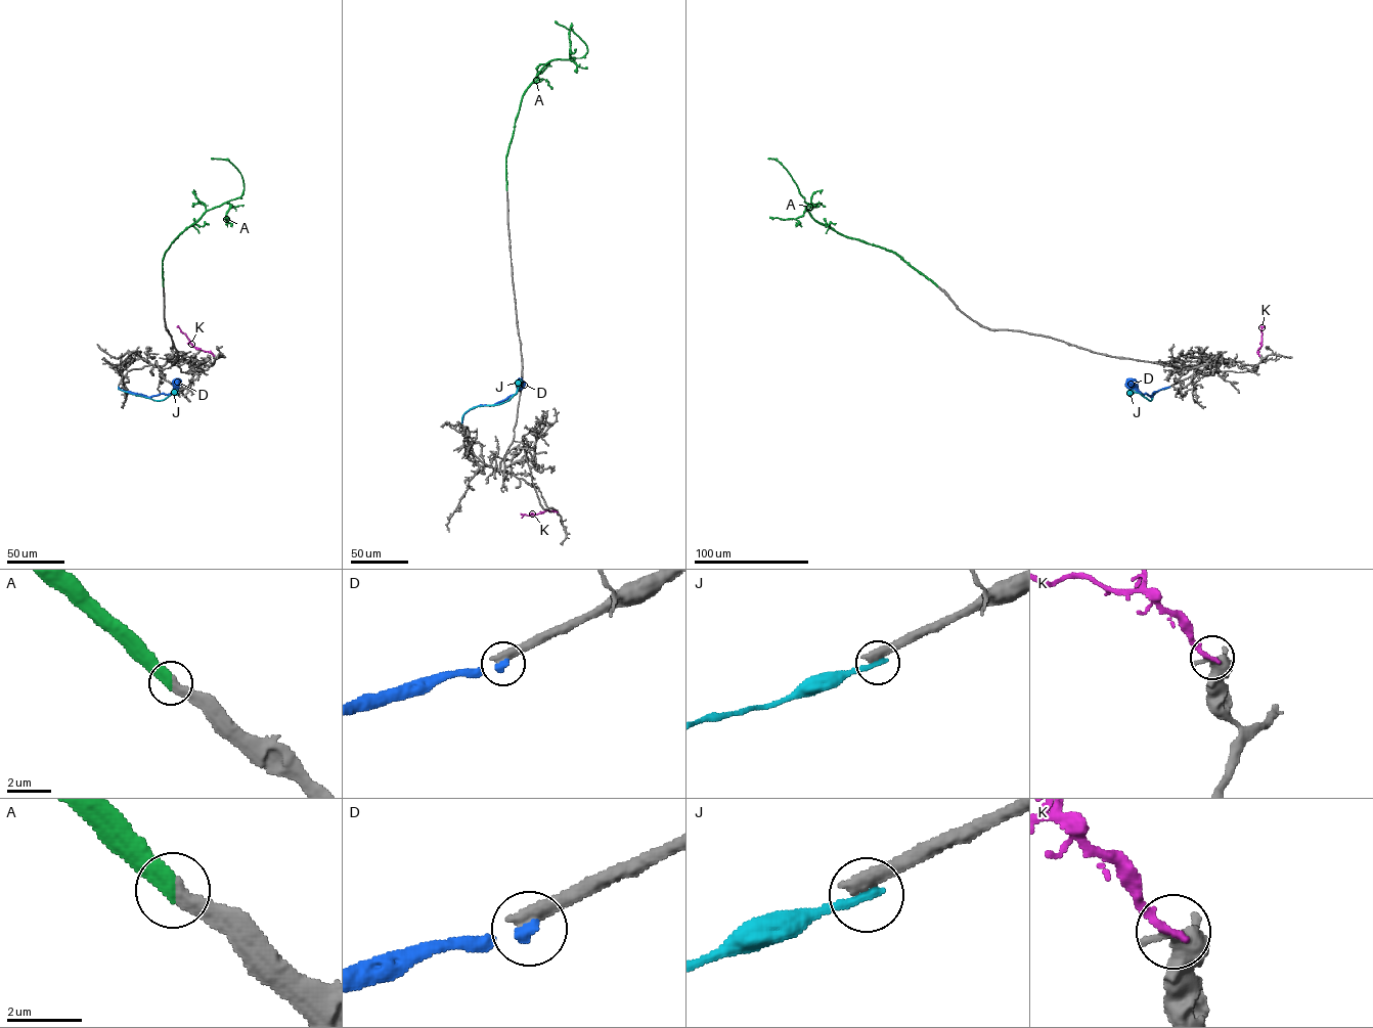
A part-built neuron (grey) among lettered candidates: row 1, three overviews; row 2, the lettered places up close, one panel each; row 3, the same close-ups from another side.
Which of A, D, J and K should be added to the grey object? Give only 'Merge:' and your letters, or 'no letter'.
Merge: A

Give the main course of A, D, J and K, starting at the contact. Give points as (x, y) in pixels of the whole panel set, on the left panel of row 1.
A: (163, 286), (162, 260), (171, 243), (207, 210), (242, 193), (244, 183), (238, 170), (228, 160), (211, 158)
D: (118, 387), (149, 397), (170, 393), (177, 384)
J: (118, 387), (156, 400), (164, 399), (173, 392)
K: (214, 355), (194, 347), (177, 325)

